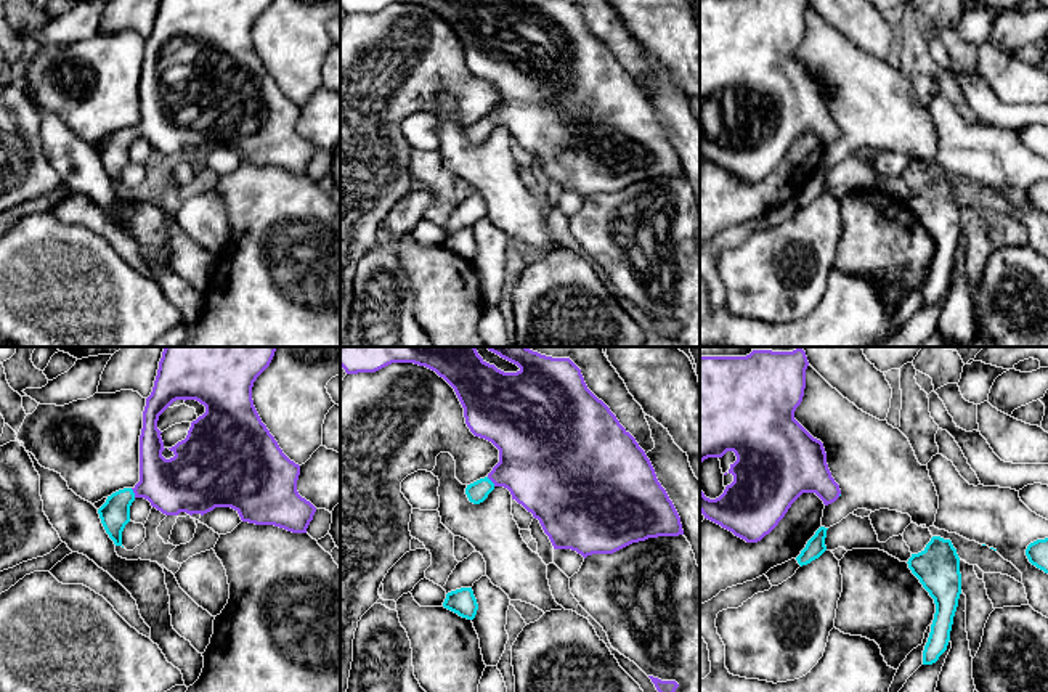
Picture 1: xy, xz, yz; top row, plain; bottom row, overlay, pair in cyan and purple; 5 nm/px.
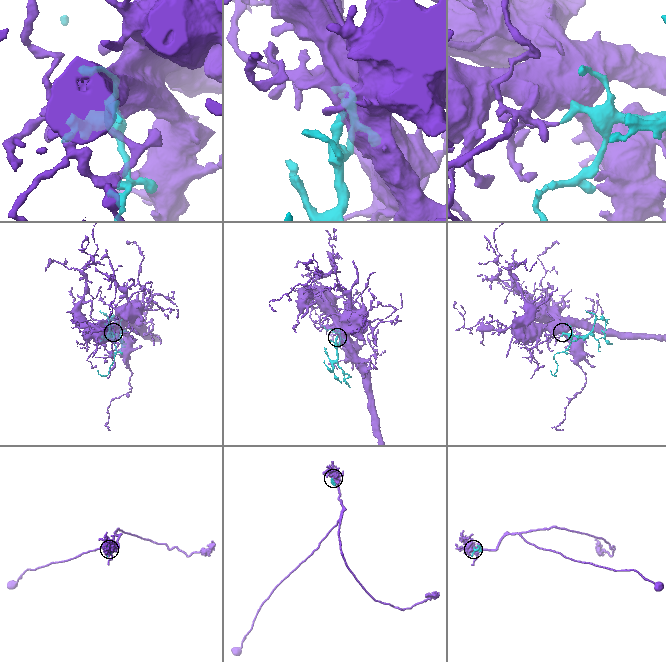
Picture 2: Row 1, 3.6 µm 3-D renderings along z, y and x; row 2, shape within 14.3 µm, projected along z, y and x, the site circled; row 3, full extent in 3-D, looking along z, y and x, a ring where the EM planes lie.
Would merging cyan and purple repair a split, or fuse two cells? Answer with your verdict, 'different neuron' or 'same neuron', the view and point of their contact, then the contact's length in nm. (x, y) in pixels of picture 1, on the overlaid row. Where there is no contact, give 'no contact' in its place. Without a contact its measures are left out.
same neuron | xy (134, 493) | 50 nm

